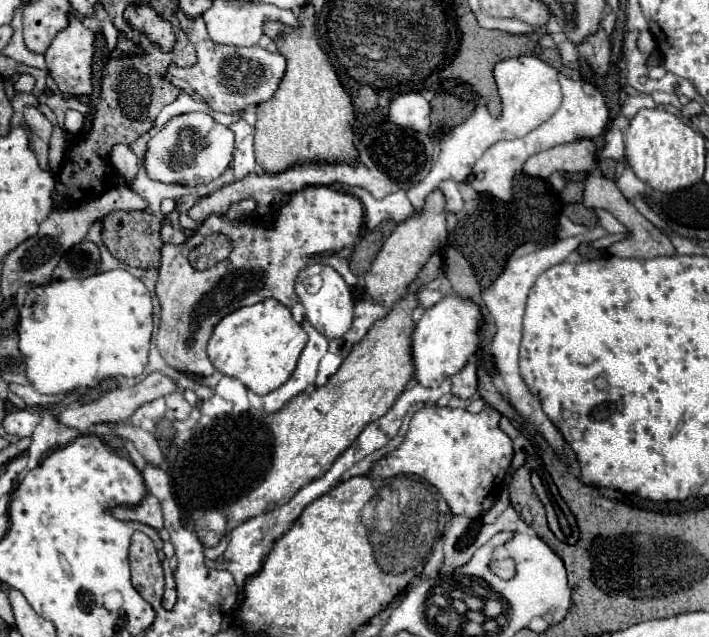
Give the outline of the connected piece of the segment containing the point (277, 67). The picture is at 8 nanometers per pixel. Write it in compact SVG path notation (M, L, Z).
M178 9L176 17L180 21L182 31L190 37L190 41L196 49L196 63L192 67L170 65L166 69L166 79L174 87L188 93L192 99L204 101L212 109L216 109L220 113L228 113L228 115L240 113L248 105L260 105L276 93L280 79L286 73L286 61L284 61L282 53L278 53L278 51L272 53L260 45L234 47L234 45L214 43L208 37L202 15L200 17L184 17L182 9Z

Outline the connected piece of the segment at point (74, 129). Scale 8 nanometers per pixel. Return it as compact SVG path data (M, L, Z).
M68 109L68 111L66 111L66 123L64 123L64 127L66 127L66 131L70 131L70 133L78 133L78 131L82 129L82 113Z

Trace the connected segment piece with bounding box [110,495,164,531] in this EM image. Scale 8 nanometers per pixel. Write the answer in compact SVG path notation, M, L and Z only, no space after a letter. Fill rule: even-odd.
M154 495L144 497L142 503L136 507L114 507L110 513L120 521L138 521L138 523L154 527L156 531L160 531L164 527L162 509Z

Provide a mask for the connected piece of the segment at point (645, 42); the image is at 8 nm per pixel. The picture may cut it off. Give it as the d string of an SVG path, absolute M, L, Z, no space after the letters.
M642 31L638 35L638 49L644 53L644 55L650 55L654 49L656 49L656 41L652 37L650 31Z

